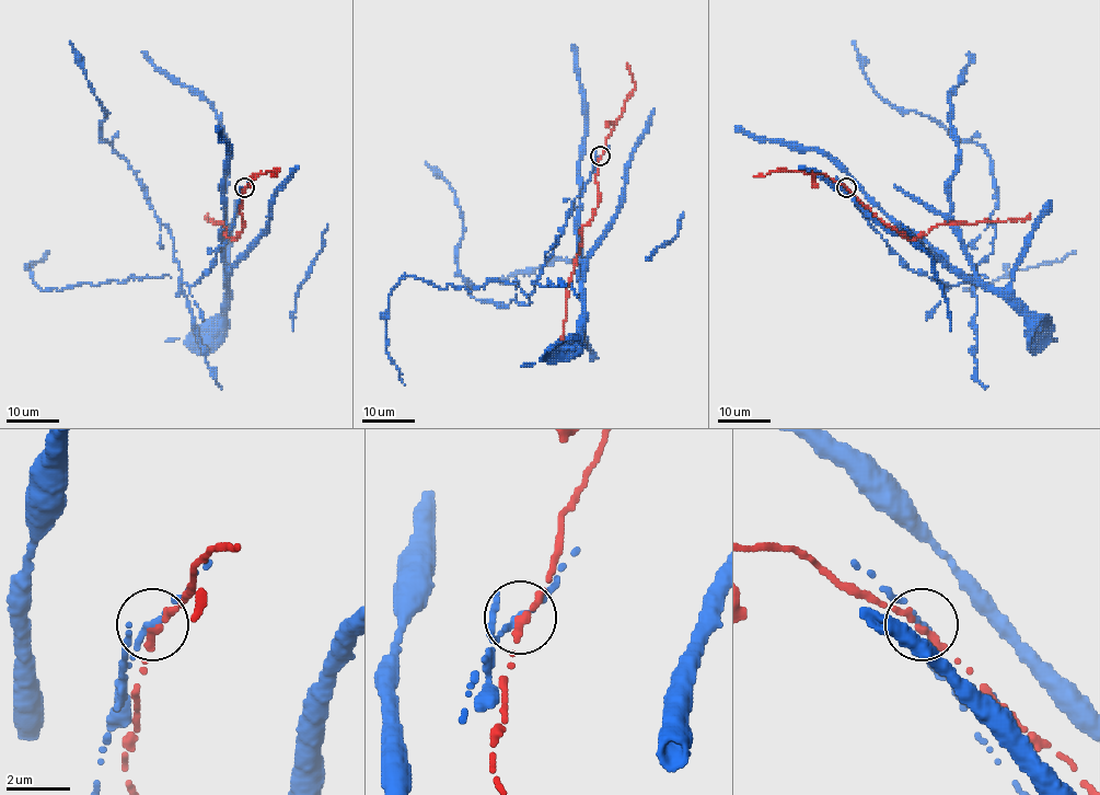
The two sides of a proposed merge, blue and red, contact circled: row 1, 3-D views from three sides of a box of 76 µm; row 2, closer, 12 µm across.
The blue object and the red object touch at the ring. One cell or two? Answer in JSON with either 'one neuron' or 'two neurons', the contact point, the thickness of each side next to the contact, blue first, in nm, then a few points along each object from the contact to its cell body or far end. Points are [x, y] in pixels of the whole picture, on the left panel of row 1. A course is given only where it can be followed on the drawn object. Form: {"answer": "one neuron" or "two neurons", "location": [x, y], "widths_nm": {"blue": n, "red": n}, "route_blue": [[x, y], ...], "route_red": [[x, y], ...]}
{"answer": "two neurons", "location": [244, 187], "widths_nm": {"blue": 240, "red": 340}, "route_blue": [[244, 187], [210, 269], [183, 284], [170, 230], [102, 138], [107, 115], [70, 41]], "route_red": [[244, 187], [240, 215], [243, 230], [236, 240], [227, 235], [221, 223], [213, 225], [207, 215]]}

